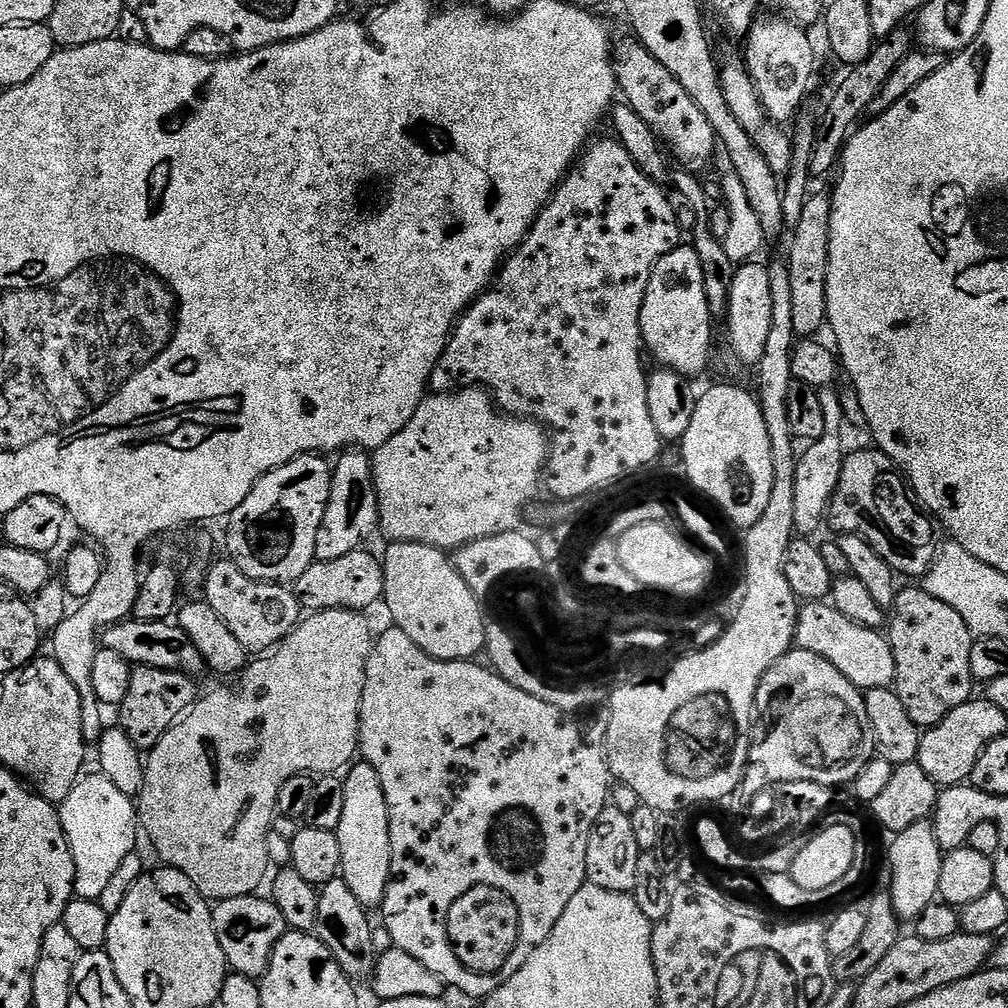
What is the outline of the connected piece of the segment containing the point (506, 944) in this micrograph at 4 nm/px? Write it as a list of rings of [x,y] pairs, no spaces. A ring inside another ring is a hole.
[[[478,888],[462,898],[450,916],[450,934],[456,944],[458,954],[466,962],[466,970],[474,972],[481,979],[487,979],[497,988],[501,988],[507,980],[514,978],[517,970],[510,966],[514,950],[518,950],[521,941],[522,917],[514,900],[501,888]]]

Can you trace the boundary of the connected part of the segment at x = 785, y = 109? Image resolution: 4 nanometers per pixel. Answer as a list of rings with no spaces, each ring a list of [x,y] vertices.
[[[761,14],[752,24],[752,29],[746,37],[748,49],[742,52],[742,59],[748,66],[748,72],[754,78],[756,89],[760,95],[762,106],[768,112],[769,120],[773,122],[795,121],[796,111],[804,104],[804,95],[812,84],[812,75],[816,72],[816,52],[812,49],[812,40],[807,36],[801,25],[780,14]]]

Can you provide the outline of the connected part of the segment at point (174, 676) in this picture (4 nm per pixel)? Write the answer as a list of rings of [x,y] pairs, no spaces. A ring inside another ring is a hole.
[[[133,667],[130,678],[130,694],[119,704],[119,727],[124,729],[136,747],[141,750],[151,750],[158,743],[177,720],[187,713],[196,703],[198,691],[197,681],[184,672],[171,672],[161,668]]]

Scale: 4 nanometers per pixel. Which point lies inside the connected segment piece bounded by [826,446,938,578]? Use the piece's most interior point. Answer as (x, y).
(873, 501)

